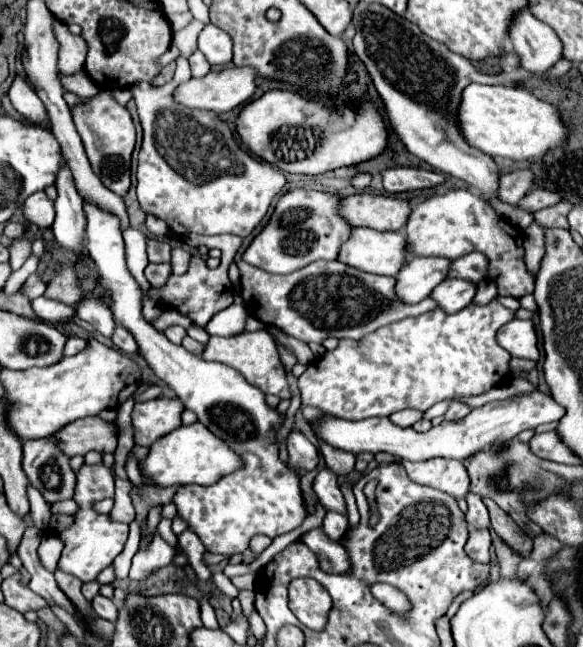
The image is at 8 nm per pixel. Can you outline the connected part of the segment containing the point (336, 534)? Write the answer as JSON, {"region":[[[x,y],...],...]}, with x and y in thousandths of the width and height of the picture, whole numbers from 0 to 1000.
{"region":[[[561,788],[561,798],[554,801],[554,819],[561,822],[561,828],[568,835],[585,835],[588,825],[595,822],[599,810],[595,810],[595,798],[592,794],[581,794],[581,791],[571,791],[571,788]]]}

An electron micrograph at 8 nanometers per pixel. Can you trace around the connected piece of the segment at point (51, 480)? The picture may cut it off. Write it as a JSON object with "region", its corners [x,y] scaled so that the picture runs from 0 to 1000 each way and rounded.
{"region":[[[94,674],[39,686],[39,730],[53,730],[53,748],[67,754],[84,779],[125,770],[129,733]]]}

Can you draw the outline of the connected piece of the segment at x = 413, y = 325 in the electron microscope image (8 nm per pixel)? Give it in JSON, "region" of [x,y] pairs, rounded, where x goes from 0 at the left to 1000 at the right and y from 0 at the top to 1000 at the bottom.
{"region":[[[842,464],[832,473],[804,470],[780,485],[743,479],[715,491],[695,491],[688,498],[657,504],[640,516],[630,516],[616,529],[585,526],[575,541],[561,544],[554,553],[537,556],[513,581],[509,597],[516,606],[516,621],[520,628],[540,628],[575,646],[623,649],[636,643],[671,643],[674,637],[695,631],[729,637],[763,615],[828,609],[859,594],[866,587],[866,572],[873,572],[877,550],[852,532],[849,516],[863,501],[877,498],[880,491],[883,488],[873,476],[866,476],[852,464]]]}

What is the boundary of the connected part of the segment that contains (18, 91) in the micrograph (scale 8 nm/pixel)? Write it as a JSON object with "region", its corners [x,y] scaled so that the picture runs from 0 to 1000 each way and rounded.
{"region":[[[26,121],[22,133],[15,136],[15,151],[22,167],[39,176],[43,182],[50,182],[60,192],[74,192],[77,198],[84,198],[84,185],[81,185],[81,170],[74,164],[74,158],[63,151],[63,145],[57,142],[57,136],[50,136],[50,130],[39,121]]]}

